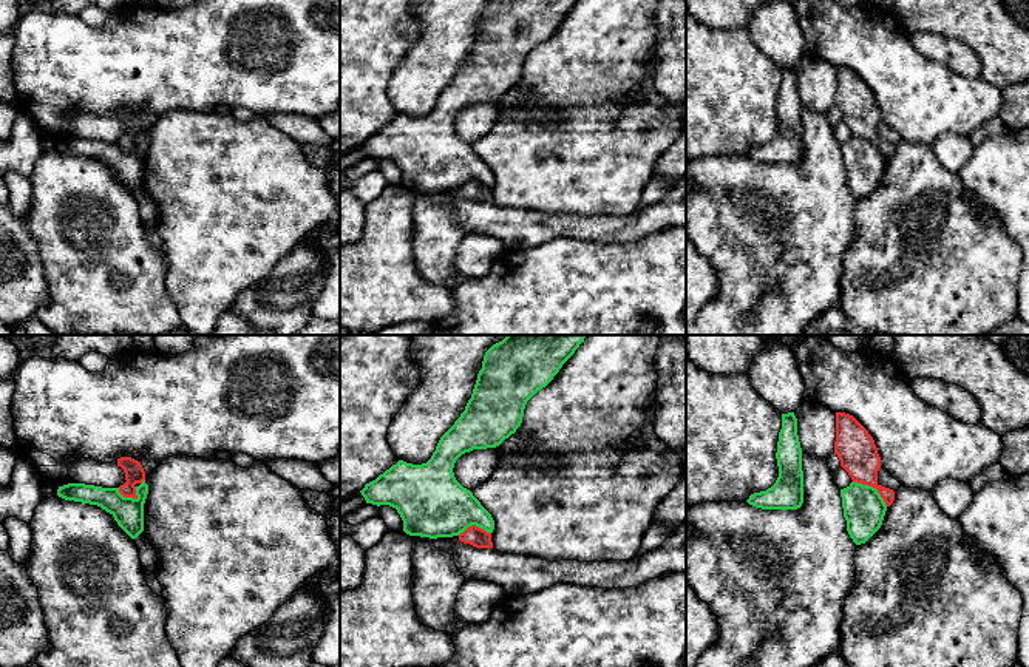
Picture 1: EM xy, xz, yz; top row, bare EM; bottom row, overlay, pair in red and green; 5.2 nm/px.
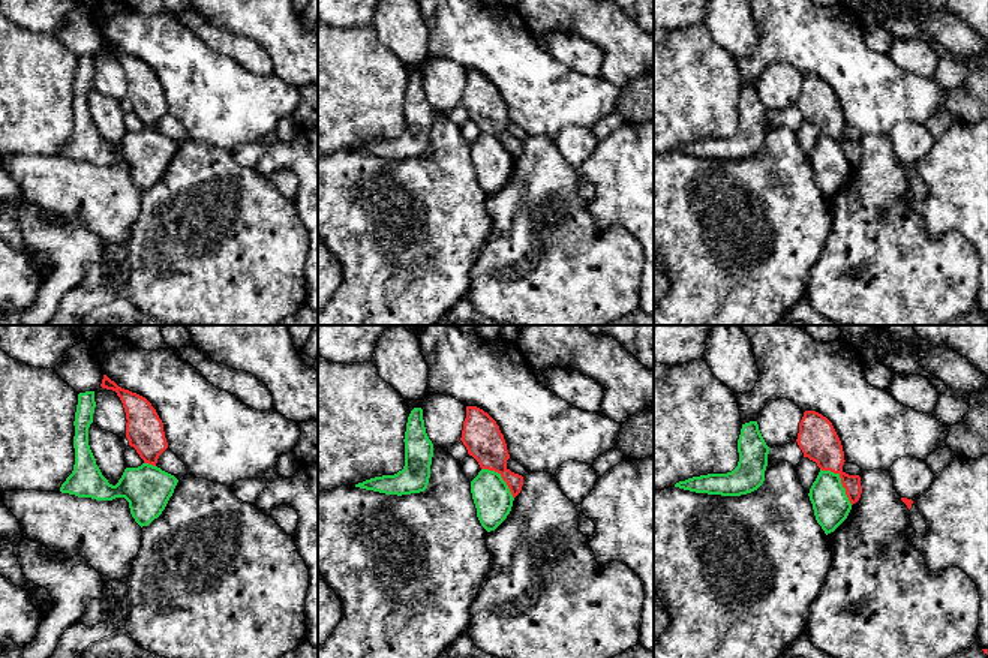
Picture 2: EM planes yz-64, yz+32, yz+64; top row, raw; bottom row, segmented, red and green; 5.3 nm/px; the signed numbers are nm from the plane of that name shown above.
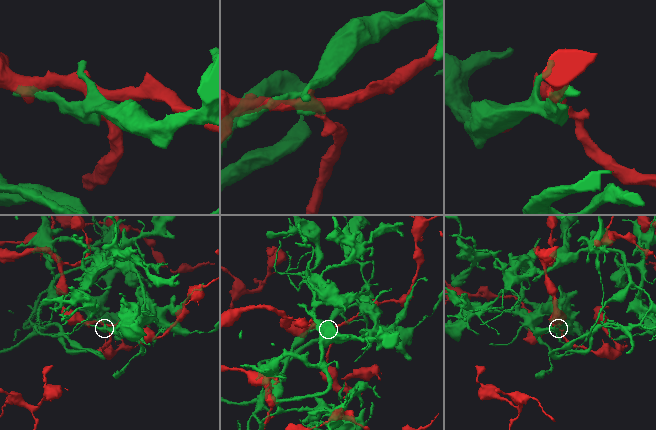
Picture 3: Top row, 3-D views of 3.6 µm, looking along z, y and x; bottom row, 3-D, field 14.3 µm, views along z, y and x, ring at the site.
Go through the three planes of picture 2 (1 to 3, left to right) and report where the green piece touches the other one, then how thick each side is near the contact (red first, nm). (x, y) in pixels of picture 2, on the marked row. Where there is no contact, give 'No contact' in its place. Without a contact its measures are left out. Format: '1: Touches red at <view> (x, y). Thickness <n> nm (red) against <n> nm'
1: Touches red at yz-64 (150, 463). Thickness 200 nm (red) against 260 nm
2: Touches red at yz+32 (502, 478). Thickness 200 nm (red) against 200 nm
3: Touches red at yz+64 (841, 481). Thickness 200 nm (red) against 200 nm

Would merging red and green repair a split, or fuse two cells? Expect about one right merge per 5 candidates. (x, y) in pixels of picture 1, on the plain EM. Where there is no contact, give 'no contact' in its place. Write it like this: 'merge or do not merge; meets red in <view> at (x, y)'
do not merge; meets red in yz at (873, 141)

